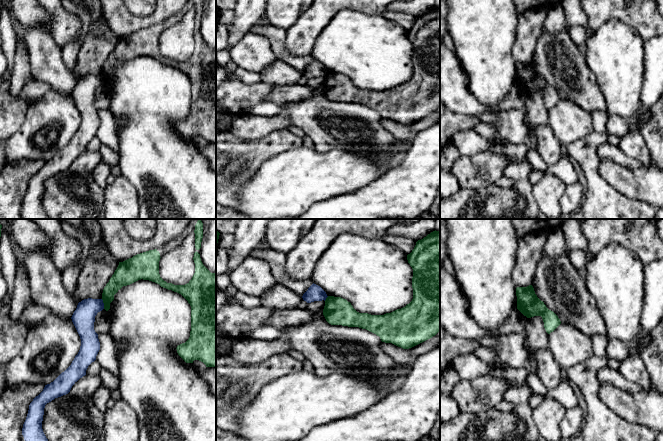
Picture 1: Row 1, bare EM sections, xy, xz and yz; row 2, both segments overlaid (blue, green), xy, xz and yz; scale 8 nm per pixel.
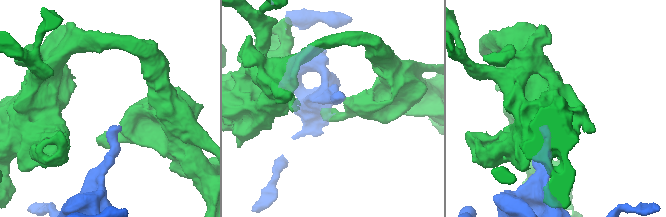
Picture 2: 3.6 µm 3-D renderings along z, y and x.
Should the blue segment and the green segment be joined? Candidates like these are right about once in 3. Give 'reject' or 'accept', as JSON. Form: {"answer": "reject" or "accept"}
{"answer": "reject"}

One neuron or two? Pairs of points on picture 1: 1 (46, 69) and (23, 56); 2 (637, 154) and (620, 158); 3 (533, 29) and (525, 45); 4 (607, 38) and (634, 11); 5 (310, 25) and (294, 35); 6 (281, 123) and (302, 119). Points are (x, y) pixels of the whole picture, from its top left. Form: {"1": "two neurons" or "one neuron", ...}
{"1": "two neurons", "2": "two neurons", "3": "one neuron", "4": "two neurons", "5": "one neuron", "6": "one neuron"}

